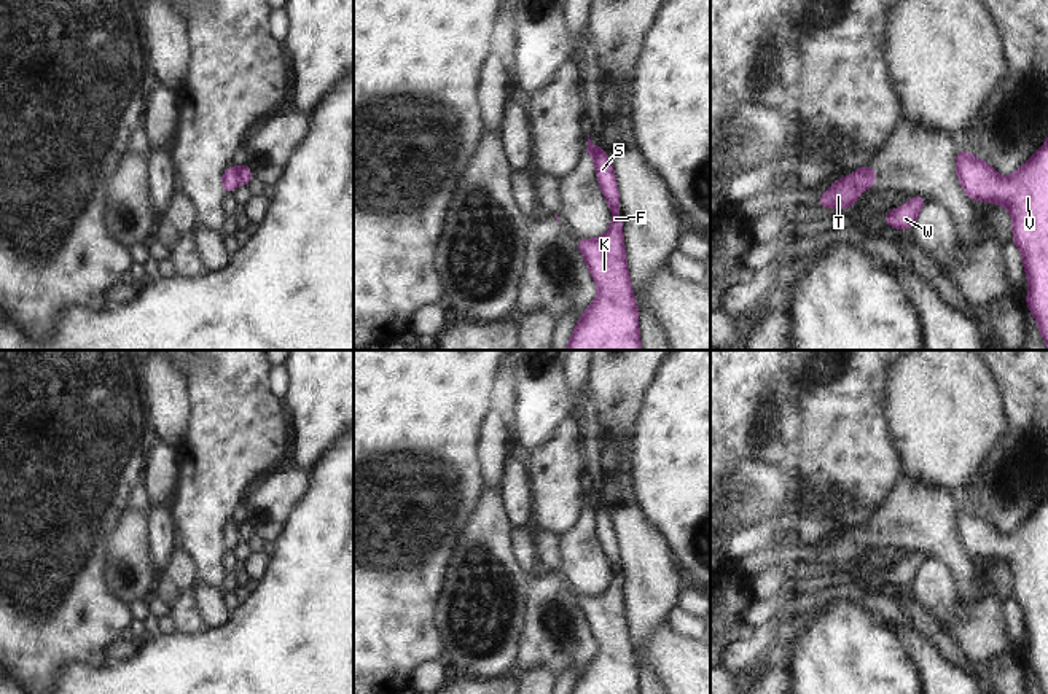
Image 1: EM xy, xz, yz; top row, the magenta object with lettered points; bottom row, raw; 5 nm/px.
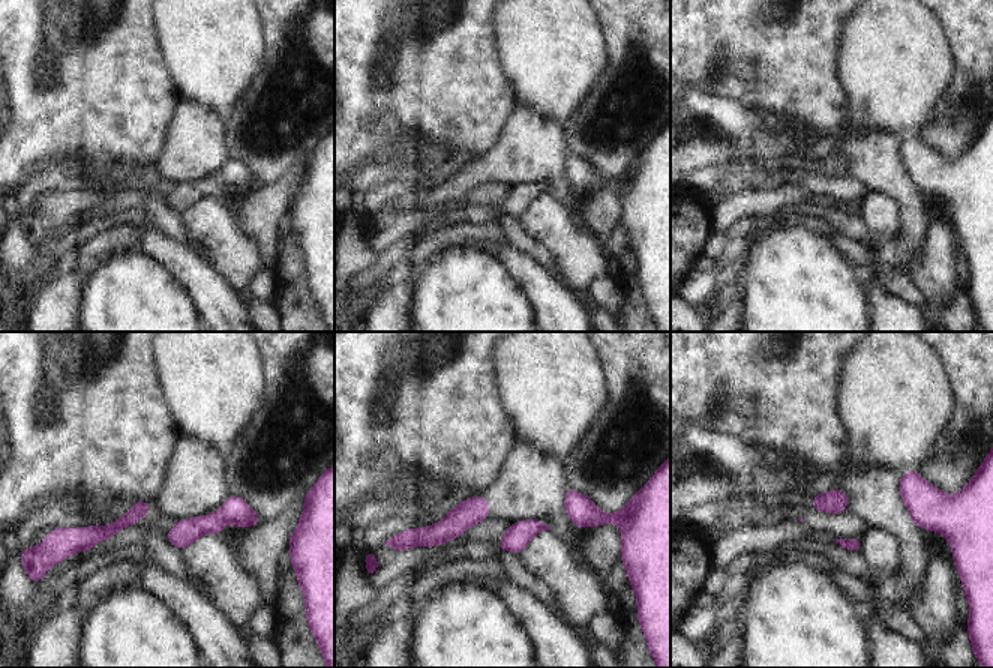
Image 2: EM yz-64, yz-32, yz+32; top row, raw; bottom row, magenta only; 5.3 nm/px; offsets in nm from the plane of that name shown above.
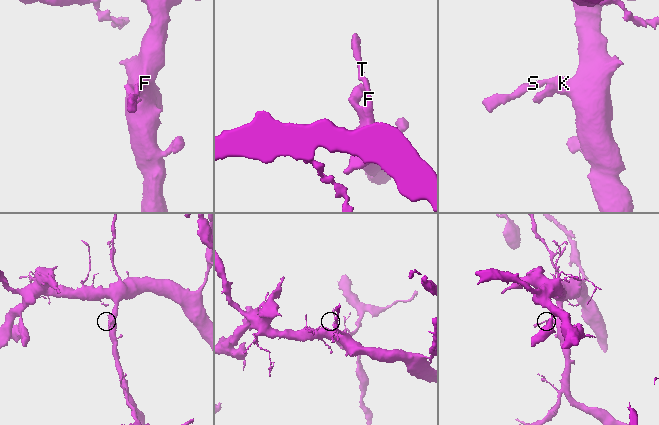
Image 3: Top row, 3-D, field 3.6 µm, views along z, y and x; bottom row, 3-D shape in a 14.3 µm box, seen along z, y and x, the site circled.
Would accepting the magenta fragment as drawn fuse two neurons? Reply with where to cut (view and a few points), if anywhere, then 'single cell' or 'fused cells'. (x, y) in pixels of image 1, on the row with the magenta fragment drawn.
xy (233, 167), (239, 182) | fused cells

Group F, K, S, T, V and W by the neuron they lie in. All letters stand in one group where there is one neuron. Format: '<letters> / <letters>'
F K S V W / T

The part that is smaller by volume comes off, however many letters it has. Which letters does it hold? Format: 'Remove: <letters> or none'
Remove: T.

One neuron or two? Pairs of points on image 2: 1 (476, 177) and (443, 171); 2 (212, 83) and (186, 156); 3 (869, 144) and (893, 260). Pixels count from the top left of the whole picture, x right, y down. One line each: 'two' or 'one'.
1: two
2: two
3: one

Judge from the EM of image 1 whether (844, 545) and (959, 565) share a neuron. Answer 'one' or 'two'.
one

